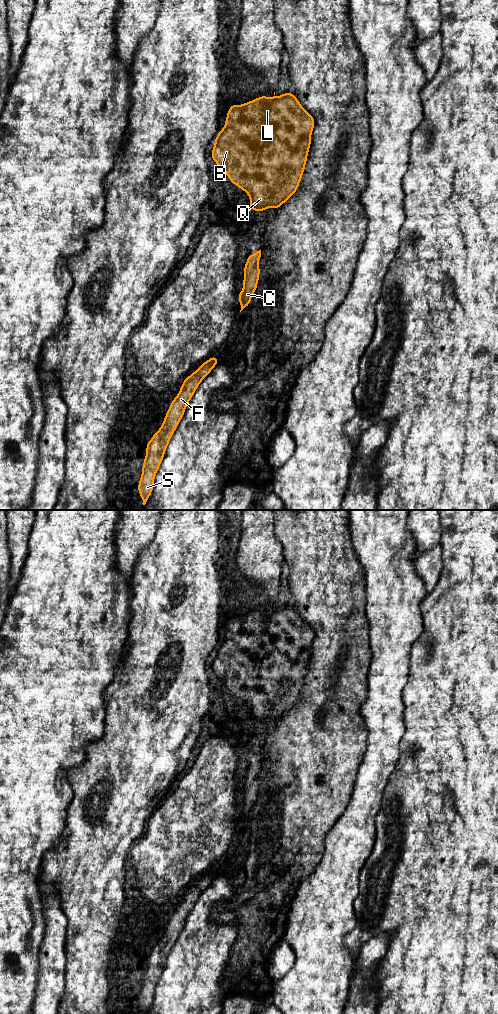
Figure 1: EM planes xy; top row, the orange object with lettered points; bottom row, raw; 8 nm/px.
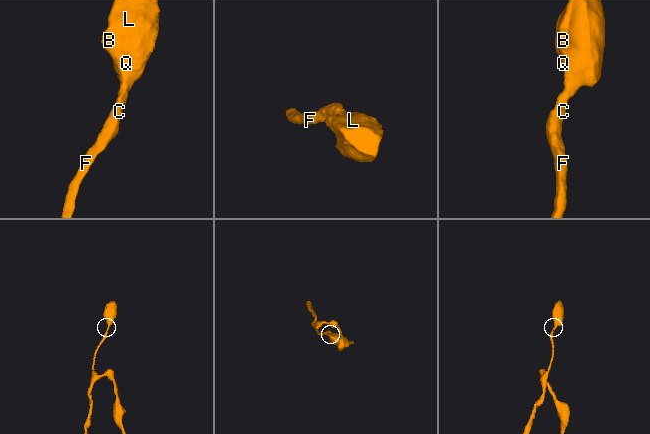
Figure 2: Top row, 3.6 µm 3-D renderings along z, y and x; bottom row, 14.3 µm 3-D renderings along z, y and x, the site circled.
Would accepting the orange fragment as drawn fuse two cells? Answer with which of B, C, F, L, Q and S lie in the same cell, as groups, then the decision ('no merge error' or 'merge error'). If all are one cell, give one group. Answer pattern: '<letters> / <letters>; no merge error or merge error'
B C F L Q S; no merge error

